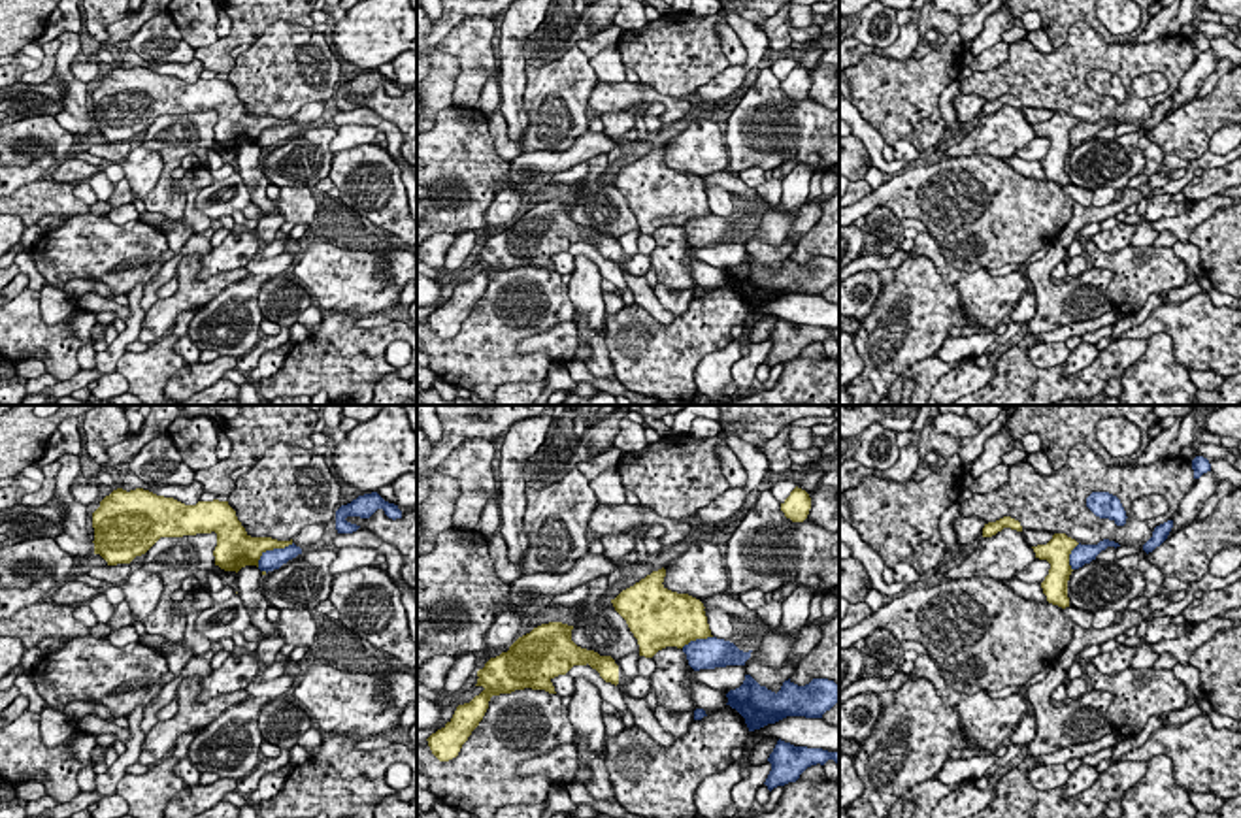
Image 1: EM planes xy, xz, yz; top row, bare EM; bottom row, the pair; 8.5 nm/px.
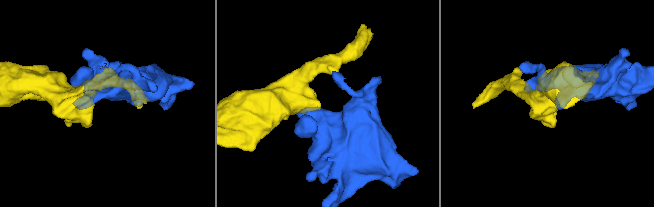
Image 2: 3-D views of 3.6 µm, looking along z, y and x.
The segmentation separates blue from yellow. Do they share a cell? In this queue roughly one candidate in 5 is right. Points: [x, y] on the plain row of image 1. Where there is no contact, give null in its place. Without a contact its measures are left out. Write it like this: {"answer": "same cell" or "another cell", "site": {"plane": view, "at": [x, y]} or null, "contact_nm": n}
{"answer": "another cell", "site": {"plane": "xy", "at": [274, 127]}, "contact_nm": 380}

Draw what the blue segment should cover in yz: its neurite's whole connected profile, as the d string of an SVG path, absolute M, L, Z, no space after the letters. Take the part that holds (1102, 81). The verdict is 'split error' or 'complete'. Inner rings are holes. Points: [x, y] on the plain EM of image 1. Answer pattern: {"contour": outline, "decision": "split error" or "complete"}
{"contour": "M1092 70L1086 75L1086 85L1100 96L1109 96L1117 104L1126 102L1126 89L1120 81L1120 77L1109 70Z", "decision": "complete"}

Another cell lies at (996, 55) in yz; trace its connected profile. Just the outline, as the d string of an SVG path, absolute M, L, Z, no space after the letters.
M1000 41L994 47L983 51L981 55L973 57L969 68L973 72L988 72L1007 62L1007 58L1009 58L1009 45L1005 41Z

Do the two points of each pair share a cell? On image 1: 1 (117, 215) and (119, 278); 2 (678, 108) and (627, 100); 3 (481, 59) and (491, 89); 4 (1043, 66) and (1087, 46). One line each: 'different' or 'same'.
1: different
2: same
3: different
4: same

